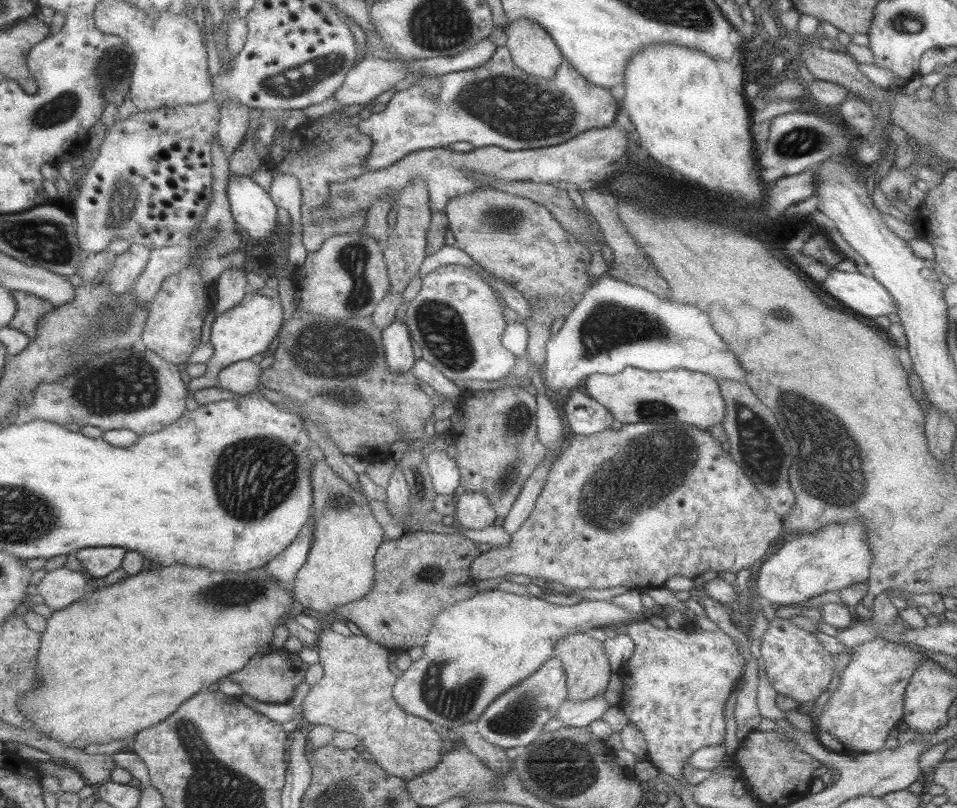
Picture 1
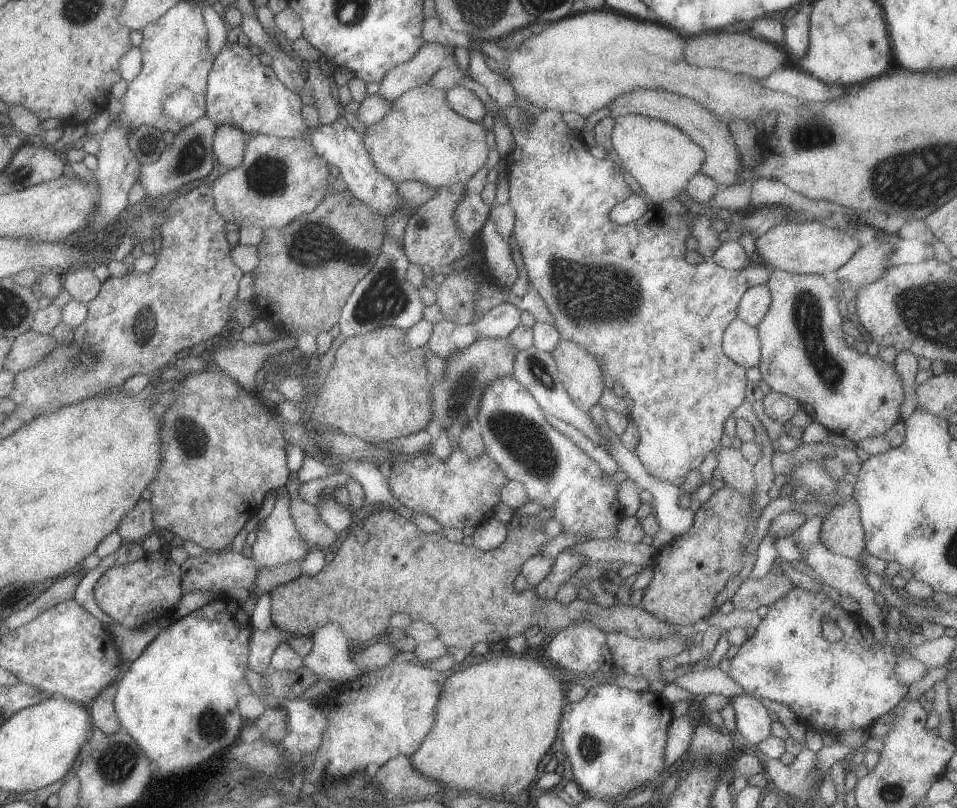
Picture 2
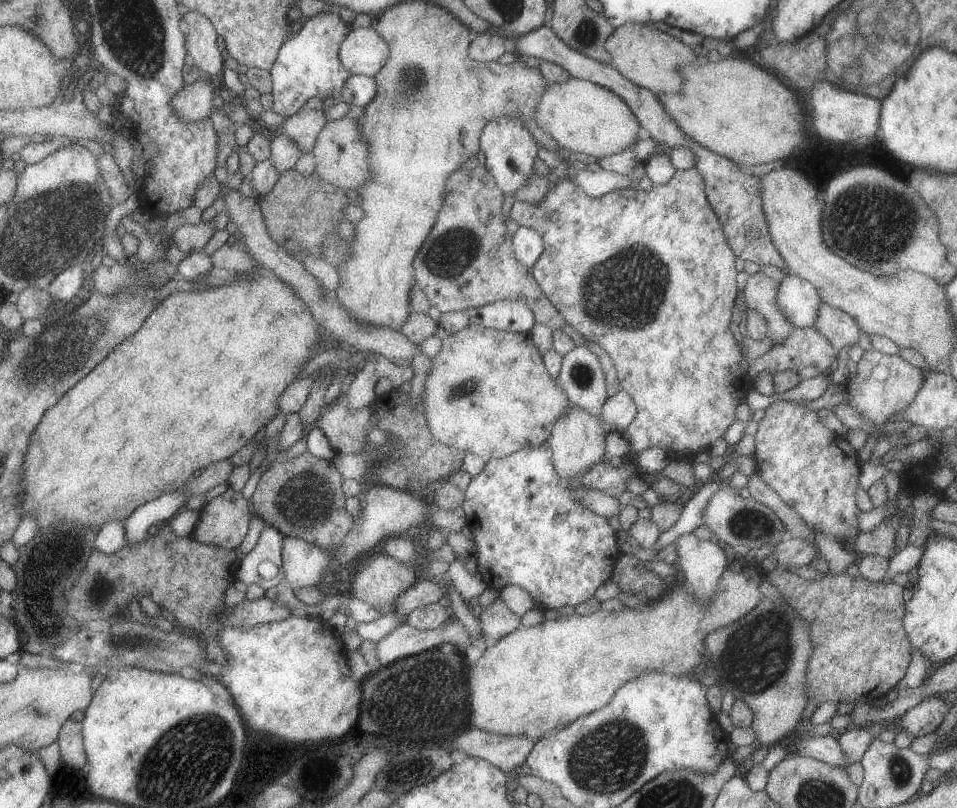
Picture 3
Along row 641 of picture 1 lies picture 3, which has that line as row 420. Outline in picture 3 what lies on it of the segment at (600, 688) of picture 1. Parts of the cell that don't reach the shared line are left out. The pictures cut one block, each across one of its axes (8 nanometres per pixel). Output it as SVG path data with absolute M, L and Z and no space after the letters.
M576 405L571 408L572 411L564 414L554 424L554 429L545 443L551 451L551 464L557 476L564 479L574 479L584 475L598 465L605 456L606 431L603 430L601 421L588 415Z

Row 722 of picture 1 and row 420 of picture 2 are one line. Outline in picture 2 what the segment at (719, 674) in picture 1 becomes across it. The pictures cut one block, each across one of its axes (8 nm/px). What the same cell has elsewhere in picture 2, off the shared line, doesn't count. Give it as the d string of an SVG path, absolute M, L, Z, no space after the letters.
M470 38L470 44L469 44L469 53L470 53L470 66L469 66L469 74L471 77L477 82L480 83L486 90L489 92L490 98L498 104L499 111L496 116L502 116L504 118L504 122L509 126L513 139L514 139L514 148L512 149L512 166L510 166L510 174L507 174L507 181L509 184L509 200L508 204L512 207L512 210L514 211L515 214L515 227L513 230L514 236L516 237L516 242L518 243L518 246L520 247L520 254L522 255L522 260L524 261L525 268L527 269L527 274L529 276L529 282L530 284L533 285L533 287L538 291L538 294L542 297L542 300L546 303L546 306L548 307L548 310L550 311L550 314L554 317L555 320L555 326L559 330L559 333L561 334L562 339L566 339L567 341L574 341L575 343L578 343L579 345L582 345L588 352L591 352L596 358L602 360L605 366L605 370L603 373L603 380L605 382L606 387L610 387L611 389L613 388L613 385L616 381L621 382L624 390L626 391L626 395L628 395L631 398L631 401L633 402L632 405L632 410L631 413L629 414L630 419L632 419L635 422L635 427L638 428L639 432L639 443L636 445L636 448L634 452L636 453L636 456L642 461L642 464L644 465L644 468L650 473L650 476L655 477L656 479L660 479L663 481L666 481L667 483L672 483L673 485L679 486L682 488L683 484L685 483L687 474L690 471L697 470L700 468L700 464L704 462L704 458L712 452L712 450L717 450L720 449L722 446L721 438L724 435L724 422L725 420L729 417L732 416L732 412L744 402L746 399L745 397L745 388L746 388L746 383L748 382L747 380L747 369L745 369L743 366L740 366L739 364L736 364L735 362L732 362L724 352L722 352L722 334L724 334L724 330L726 330L726 324L730 324L732 320L734 320L737 317L737 308L740 302L740 299L742 298L742 295L749 289L752 288L753 286L756 285L761 285L761 284L767 284L768 277L770 276L771 269L766 268L766 266L763 263L757 262L756 264L753 264L751 267L748 267L747 269L740 269L740 270L728 270L725 269L724 267L718 266L716 263L708 261L705 263L700 263L699 265L691 265L688 262L686 262L685 254L687 247L685 246L686 242L686 237L691 234L692 228L688 226L688 221L684 220L686 215L689 215L689 213L685 214L684 216L668 216L665 215L664 212L659 208L659 207L653 207L651 210L647 210L645 212L645 216L642 219L638 219L637 221L628 223L628 224L623 224L620 226L620 224L616 224L616 222L612 222L610 220L610 210L616 206L616 204L620 204L623 200L626 200L629 196L633 195L633 191L630 189L630 186L628 183L626 183L626 180L624 179L624 175L622 175L622 172L620 171L622 168L622 165L619 163L619 161L615 157L607 157L604 159L597 159L596 157L592 156L591 153L589 153L589 148L586 145L586 142L583 140L583 137L579 133L570 133L570 128L566 124L566 121L563 119L563 114L556 112L556 111L541 111L541 112L536 112L535 115L532 115L528 113L527 111L524 111L516 102L516 94L513 91L513 87L511 86L511 83L509 83L504 77L500 76L500 74L496 73L494 70L491 70L488 66L486 66L486 60L484 60L485 53L482 52L481 50L481 42L478 39L472 39Z

